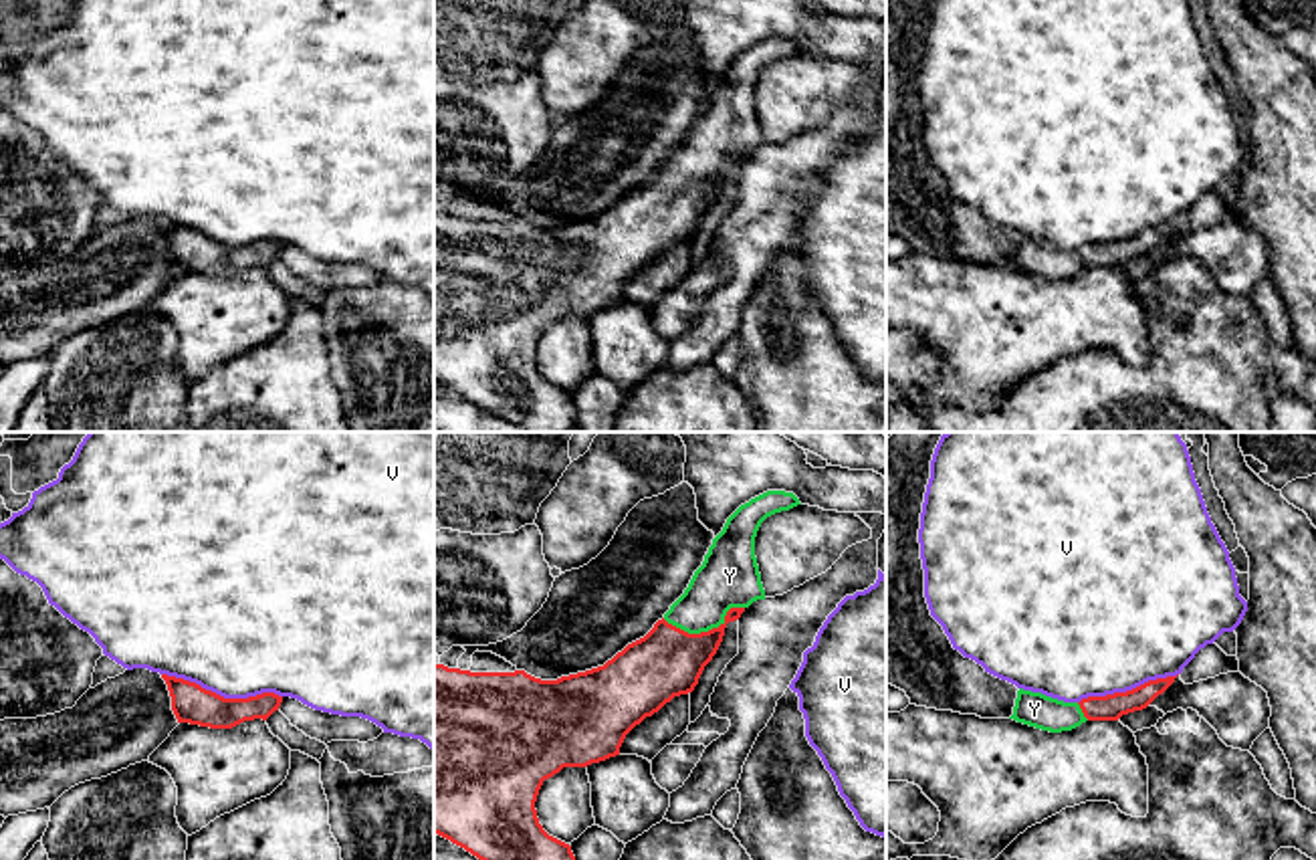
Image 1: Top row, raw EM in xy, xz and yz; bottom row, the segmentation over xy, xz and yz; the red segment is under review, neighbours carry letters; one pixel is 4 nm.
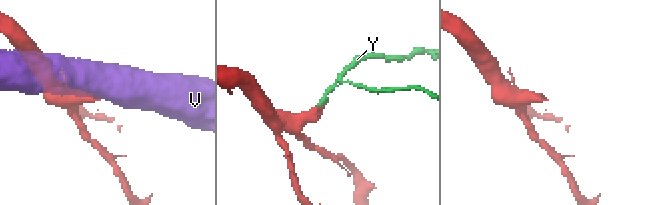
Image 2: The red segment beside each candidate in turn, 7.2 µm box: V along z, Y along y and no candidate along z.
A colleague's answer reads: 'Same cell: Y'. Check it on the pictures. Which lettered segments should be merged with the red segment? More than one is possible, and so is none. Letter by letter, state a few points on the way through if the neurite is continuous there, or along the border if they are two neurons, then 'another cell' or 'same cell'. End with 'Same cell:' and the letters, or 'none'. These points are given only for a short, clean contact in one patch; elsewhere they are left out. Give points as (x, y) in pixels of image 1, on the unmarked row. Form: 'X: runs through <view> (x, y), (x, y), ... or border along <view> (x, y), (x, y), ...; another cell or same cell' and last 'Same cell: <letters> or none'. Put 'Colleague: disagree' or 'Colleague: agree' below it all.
V: another cell
Y: runs through xz (667, 210), (705, 180), (705, 156), (729, 124); same cell
Same cell: Y
Colleague: agree

